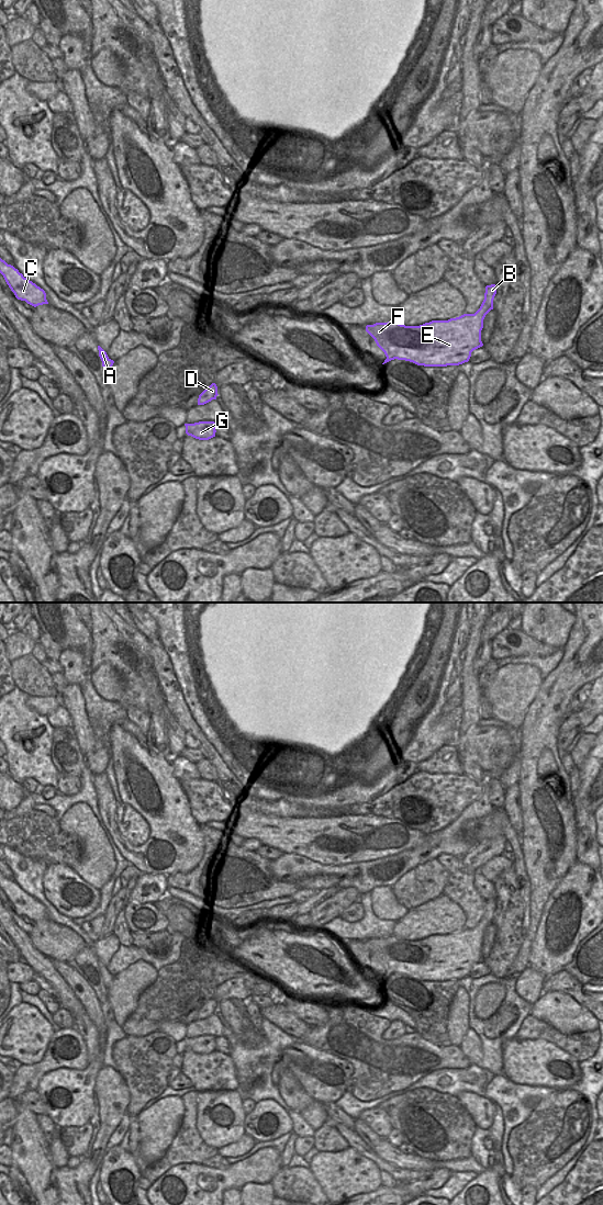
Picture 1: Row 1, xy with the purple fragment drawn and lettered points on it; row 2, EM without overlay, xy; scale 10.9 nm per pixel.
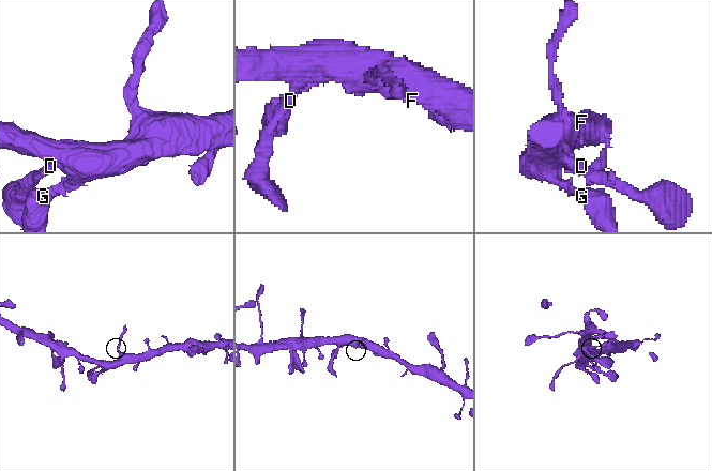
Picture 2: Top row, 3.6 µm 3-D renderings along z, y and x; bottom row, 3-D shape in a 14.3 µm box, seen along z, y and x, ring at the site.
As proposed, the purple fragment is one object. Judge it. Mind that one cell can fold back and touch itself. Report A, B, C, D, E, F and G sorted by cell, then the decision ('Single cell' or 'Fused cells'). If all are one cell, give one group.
Groups: A B C D E F G. Single cell

